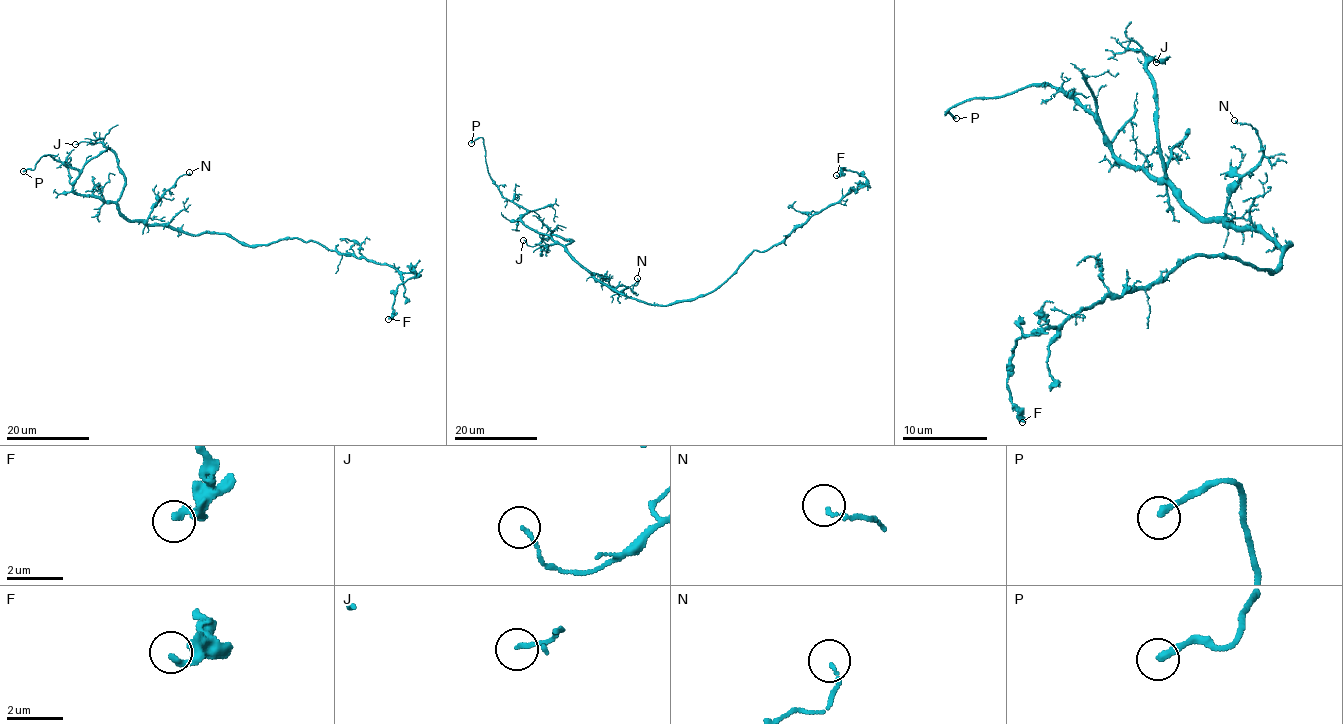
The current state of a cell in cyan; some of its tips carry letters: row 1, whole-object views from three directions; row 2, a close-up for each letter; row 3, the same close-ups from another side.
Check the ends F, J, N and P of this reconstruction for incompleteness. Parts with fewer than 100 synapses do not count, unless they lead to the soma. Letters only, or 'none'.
P

